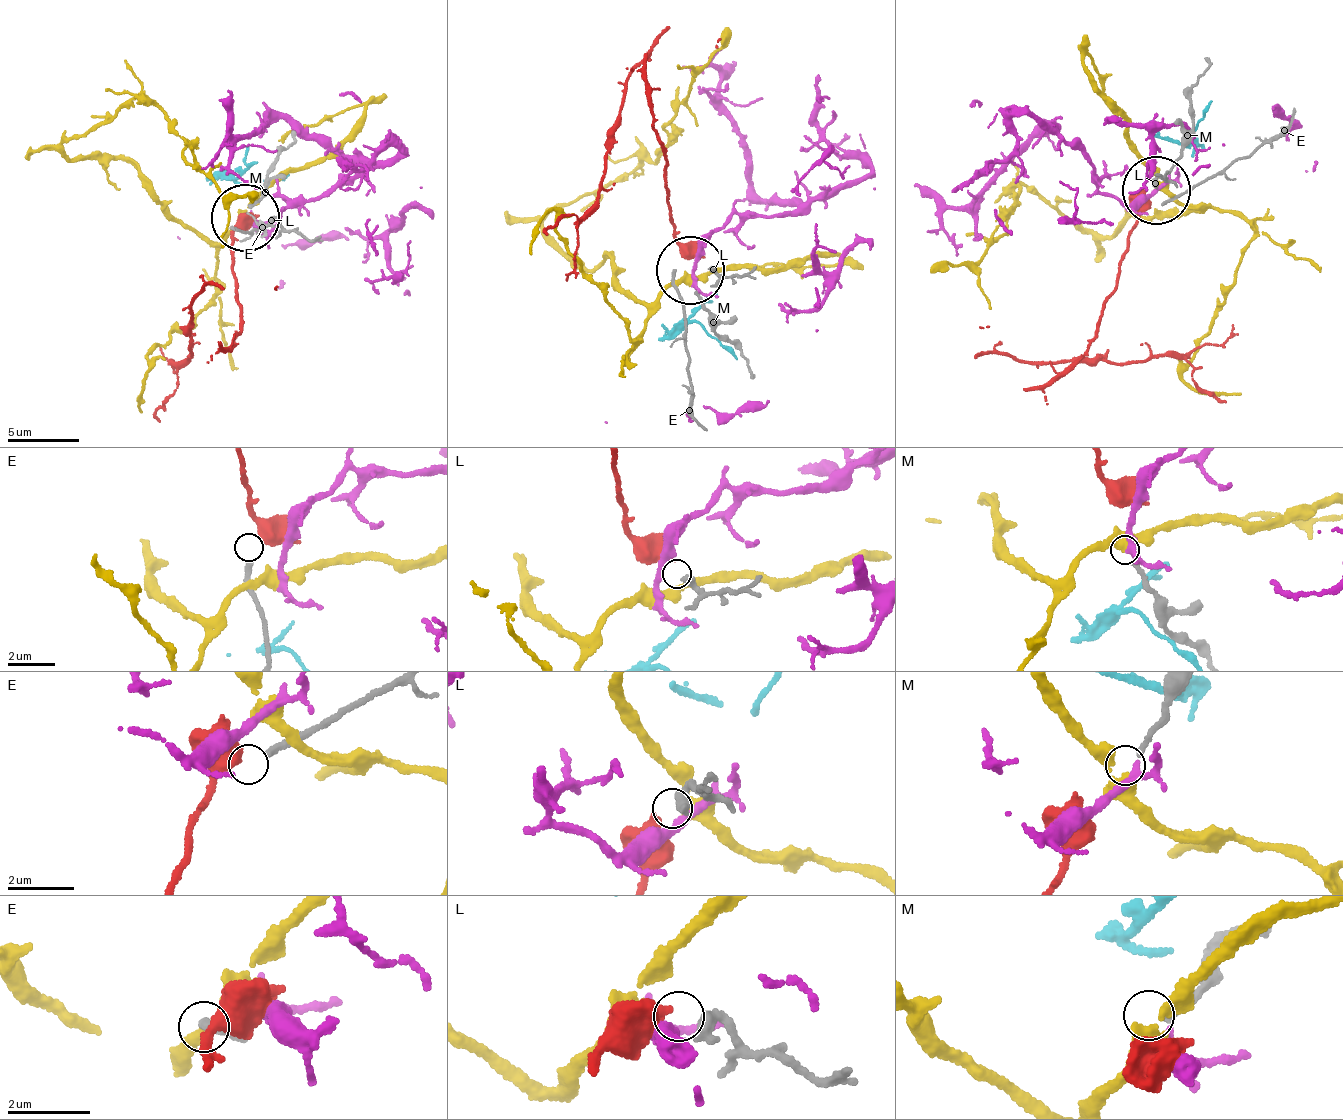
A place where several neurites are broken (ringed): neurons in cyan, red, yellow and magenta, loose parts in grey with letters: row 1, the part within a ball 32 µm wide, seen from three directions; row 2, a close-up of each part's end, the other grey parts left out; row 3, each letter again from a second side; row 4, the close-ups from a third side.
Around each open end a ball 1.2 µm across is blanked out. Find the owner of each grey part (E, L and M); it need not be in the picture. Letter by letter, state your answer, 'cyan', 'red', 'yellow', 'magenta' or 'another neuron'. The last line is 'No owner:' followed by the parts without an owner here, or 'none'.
E: red
L: another neuron
M: yellow
No owner: L

